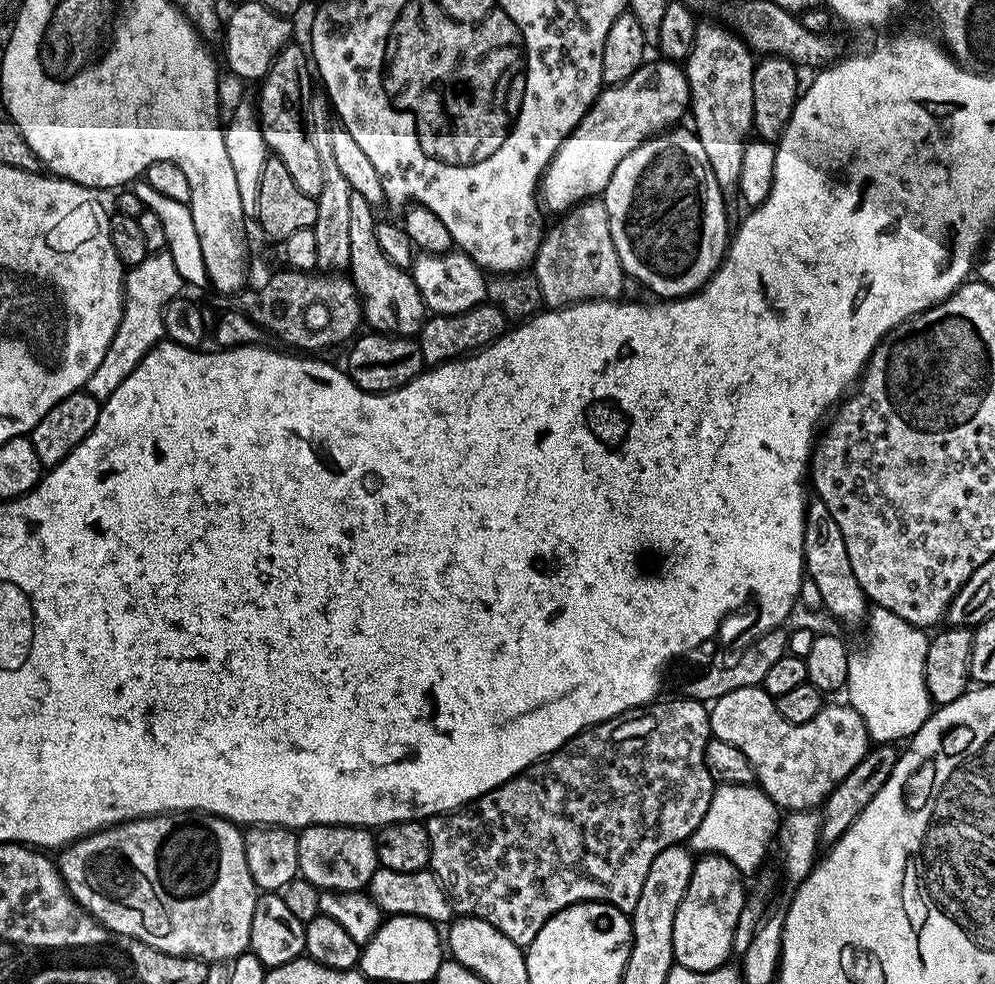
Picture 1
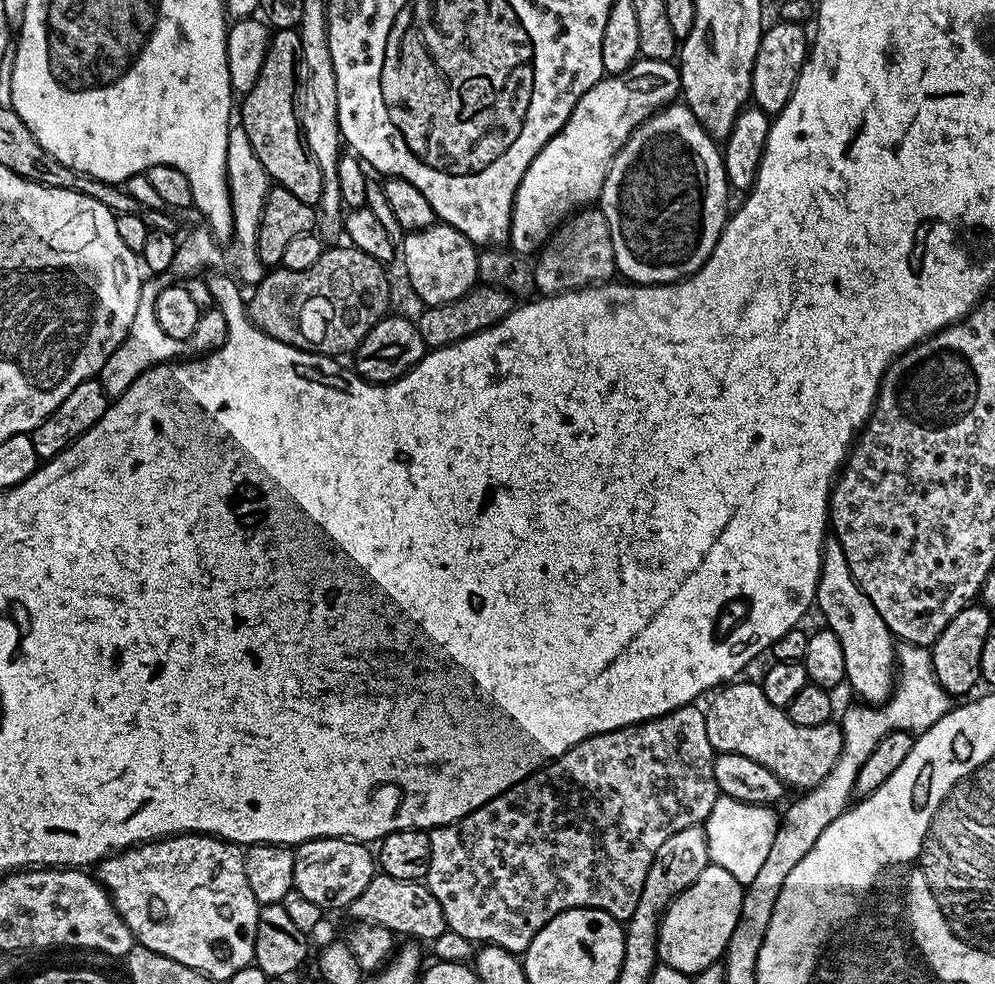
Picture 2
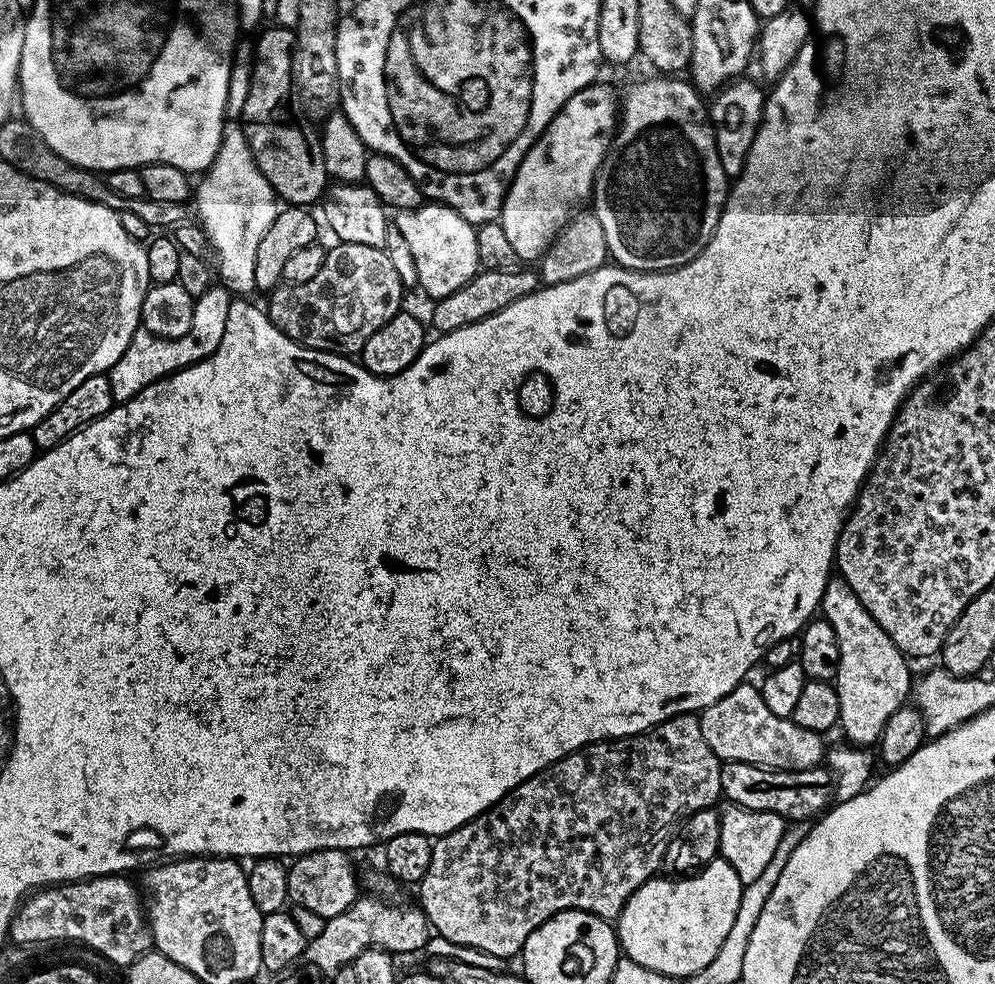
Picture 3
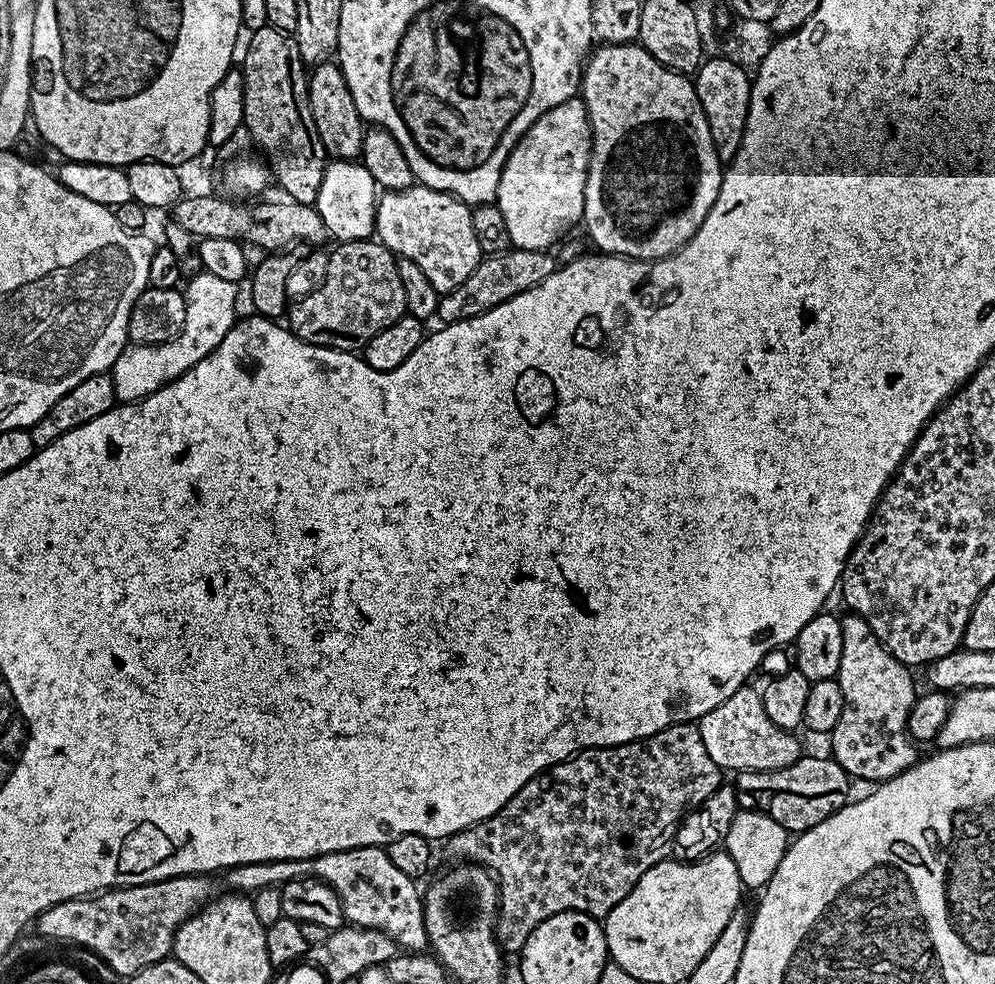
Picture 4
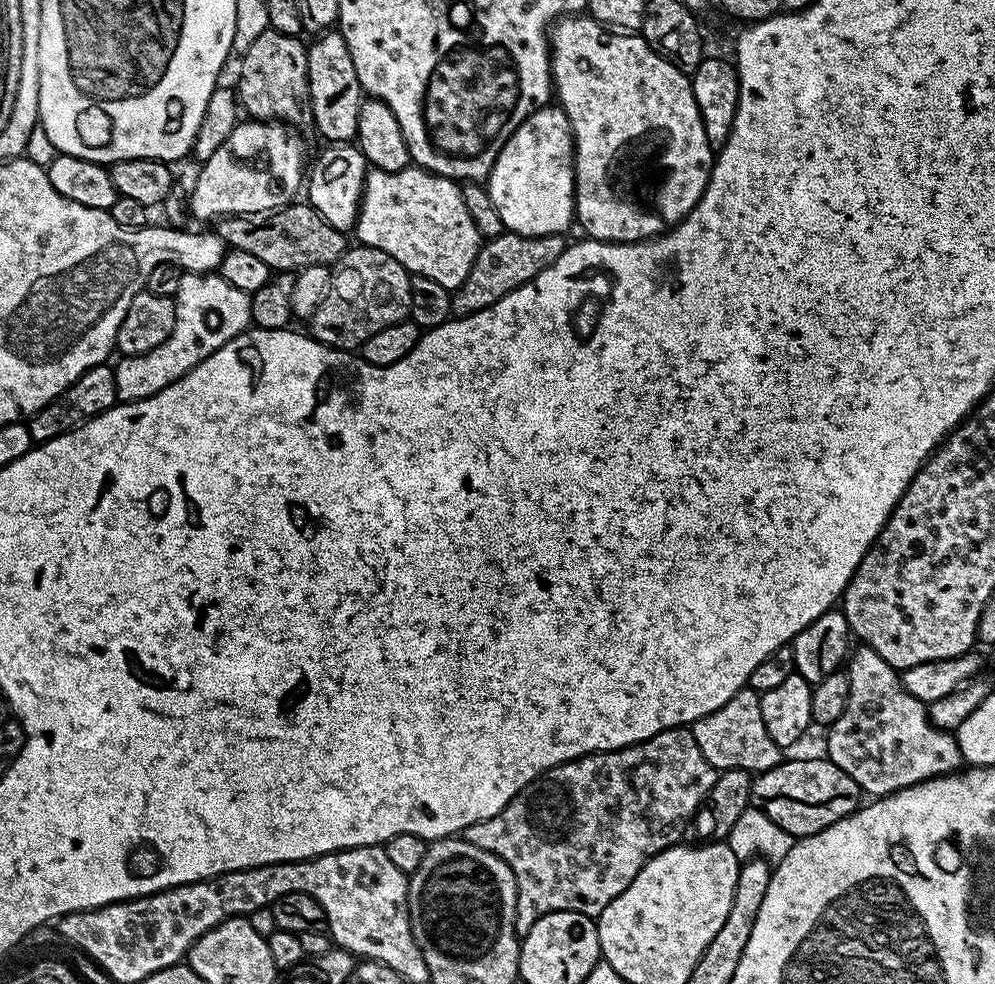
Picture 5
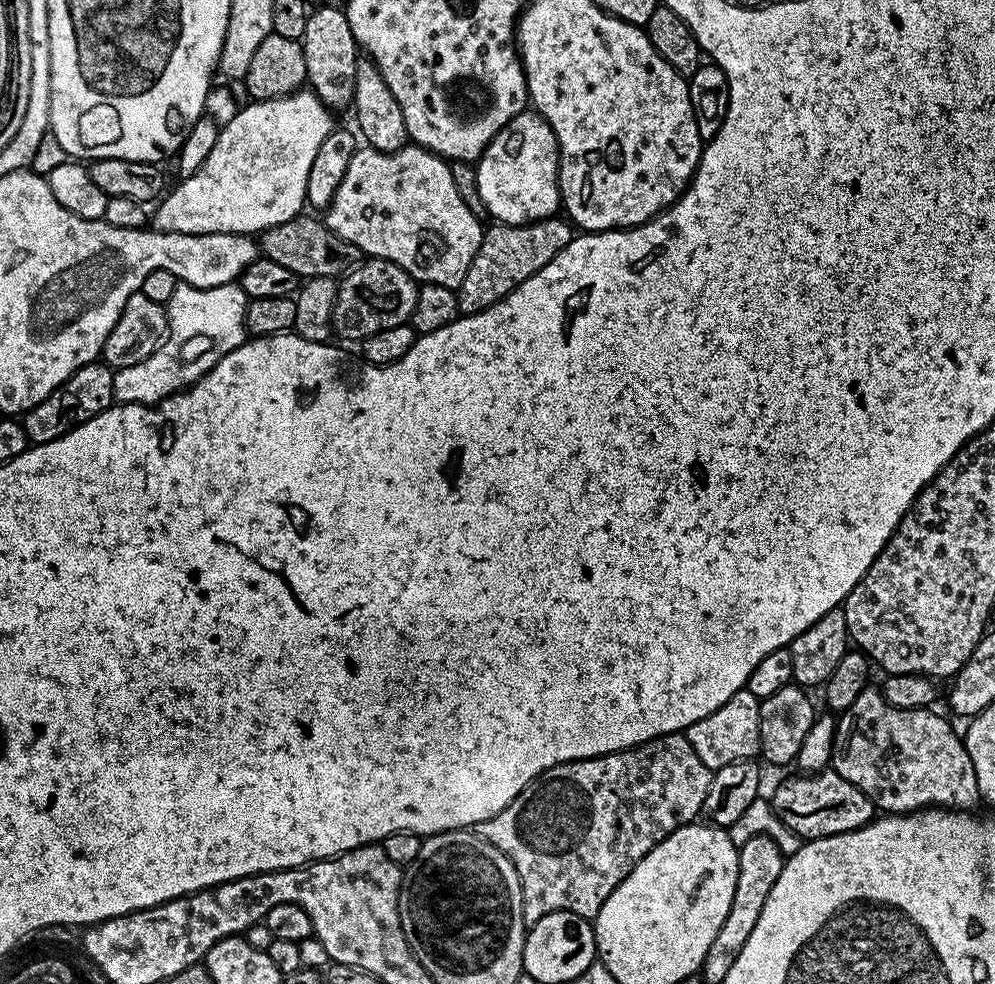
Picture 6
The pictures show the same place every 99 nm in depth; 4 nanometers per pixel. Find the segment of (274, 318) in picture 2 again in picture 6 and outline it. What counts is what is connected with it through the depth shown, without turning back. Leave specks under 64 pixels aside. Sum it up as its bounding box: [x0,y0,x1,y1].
[332,257,419,342]

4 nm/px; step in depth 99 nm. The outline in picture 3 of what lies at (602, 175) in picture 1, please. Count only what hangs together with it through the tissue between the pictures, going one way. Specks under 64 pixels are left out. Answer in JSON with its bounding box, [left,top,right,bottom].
[499,82,618,262]

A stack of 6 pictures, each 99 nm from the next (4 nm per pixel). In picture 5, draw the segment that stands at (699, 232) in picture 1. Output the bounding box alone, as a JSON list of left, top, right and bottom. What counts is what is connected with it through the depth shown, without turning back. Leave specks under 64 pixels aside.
[550,14,714,244]

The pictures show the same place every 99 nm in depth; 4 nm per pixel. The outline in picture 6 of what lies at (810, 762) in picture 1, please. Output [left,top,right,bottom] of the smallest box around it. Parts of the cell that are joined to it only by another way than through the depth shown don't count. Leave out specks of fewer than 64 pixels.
[686,686,760,770]

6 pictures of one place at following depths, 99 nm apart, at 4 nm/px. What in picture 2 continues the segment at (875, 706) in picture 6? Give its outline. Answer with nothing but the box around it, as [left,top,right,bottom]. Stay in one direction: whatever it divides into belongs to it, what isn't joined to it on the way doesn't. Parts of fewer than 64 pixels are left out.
[814,538,898,705]

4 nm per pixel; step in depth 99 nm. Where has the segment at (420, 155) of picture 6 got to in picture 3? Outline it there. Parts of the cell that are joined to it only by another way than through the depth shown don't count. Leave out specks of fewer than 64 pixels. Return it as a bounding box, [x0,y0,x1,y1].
[394,202,481,302]

